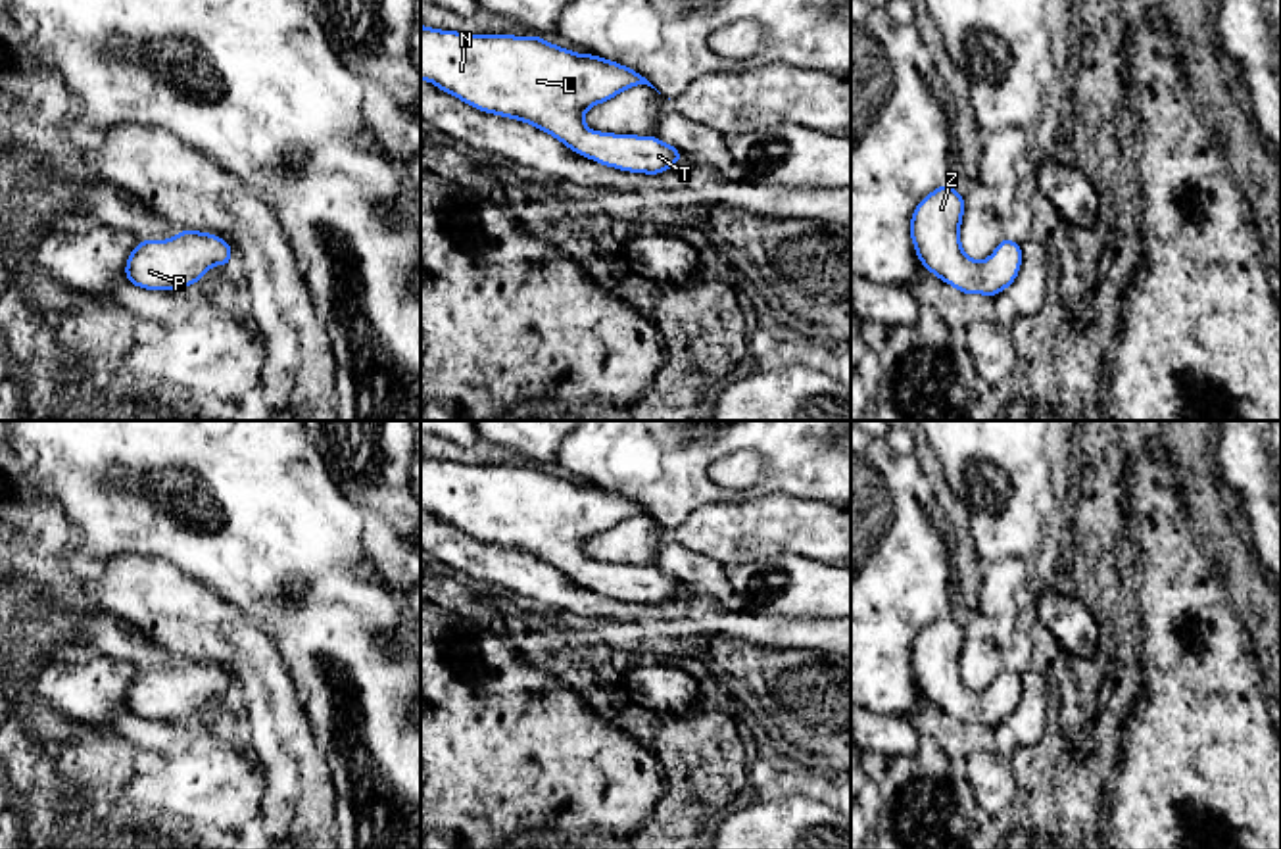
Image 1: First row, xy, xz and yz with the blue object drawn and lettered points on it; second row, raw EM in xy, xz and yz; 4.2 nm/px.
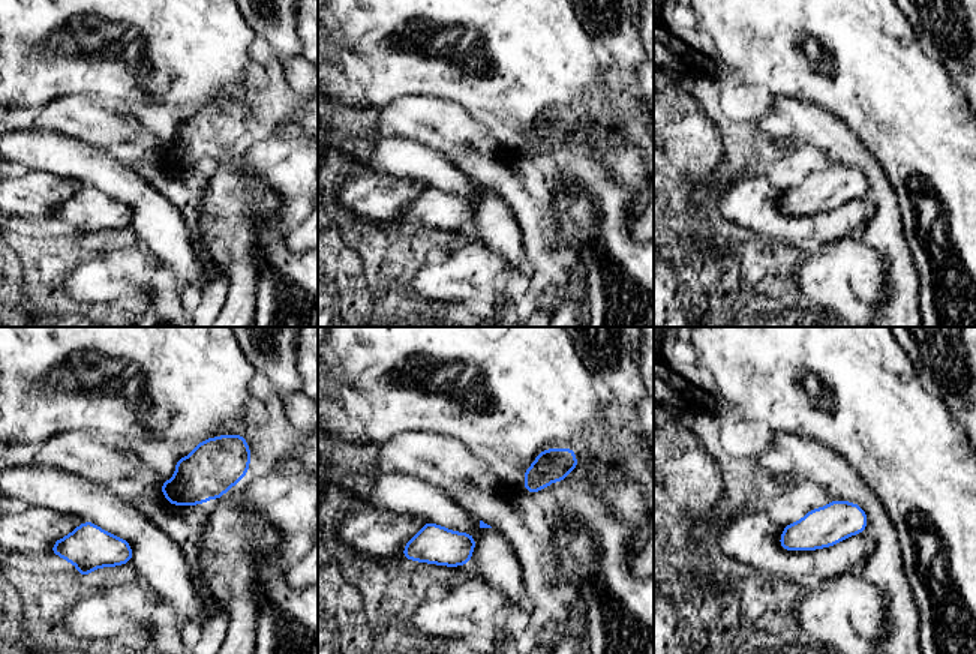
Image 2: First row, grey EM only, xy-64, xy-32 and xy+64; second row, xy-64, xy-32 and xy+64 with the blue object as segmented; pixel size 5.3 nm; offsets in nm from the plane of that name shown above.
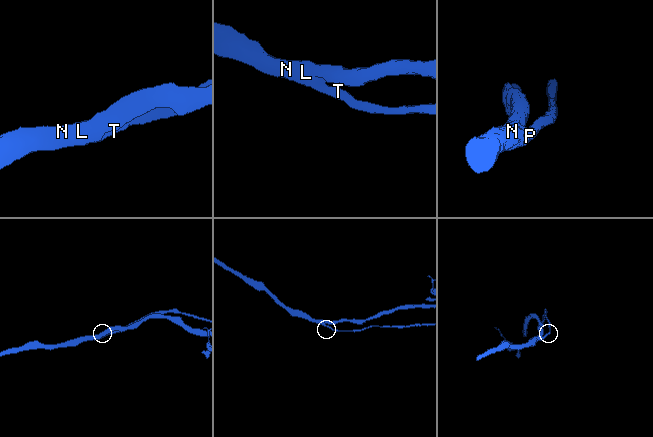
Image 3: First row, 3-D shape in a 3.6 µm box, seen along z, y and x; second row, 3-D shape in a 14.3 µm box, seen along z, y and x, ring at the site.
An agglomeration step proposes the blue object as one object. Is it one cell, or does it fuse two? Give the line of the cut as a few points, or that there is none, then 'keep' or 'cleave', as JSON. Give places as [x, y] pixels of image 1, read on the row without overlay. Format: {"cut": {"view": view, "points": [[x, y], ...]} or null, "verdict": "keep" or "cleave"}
{"cut": null, "verdict": "keep"}

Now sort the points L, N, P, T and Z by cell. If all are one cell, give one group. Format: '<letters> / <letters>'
L N P T Z

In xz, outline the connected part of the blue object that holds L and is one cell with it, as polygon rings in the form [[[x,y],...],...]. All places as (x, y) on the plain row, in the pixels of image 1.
[[[421,455],[421,509],[480,542],[532,553],[559,569],[572,582],[615,599],[657,605],[668,601],[684,588],[680,580],[657,567],[611,565],[586,559],[584,542],[588,538],[611,530],[636,515],[655,517],[634,499],[592,484],[572,484],[538,465],[461,465]]]

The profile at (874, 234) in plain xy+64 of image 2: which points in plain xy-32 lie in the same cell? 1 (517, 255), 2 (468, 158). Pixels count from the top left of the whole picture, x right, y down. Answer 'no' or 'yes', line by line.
1: no
2: yes

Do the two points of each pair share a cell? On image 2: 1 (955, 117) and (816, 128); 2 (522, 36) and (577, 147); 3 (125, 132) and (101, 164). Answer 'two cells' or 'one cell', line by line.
1: two cells
2: one cell
3: two cells

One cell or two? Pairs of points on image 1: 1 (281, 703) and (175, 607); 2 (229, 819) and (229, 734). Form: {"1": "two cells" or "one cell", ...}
{"1": "one cell", "2": "two cells"}

